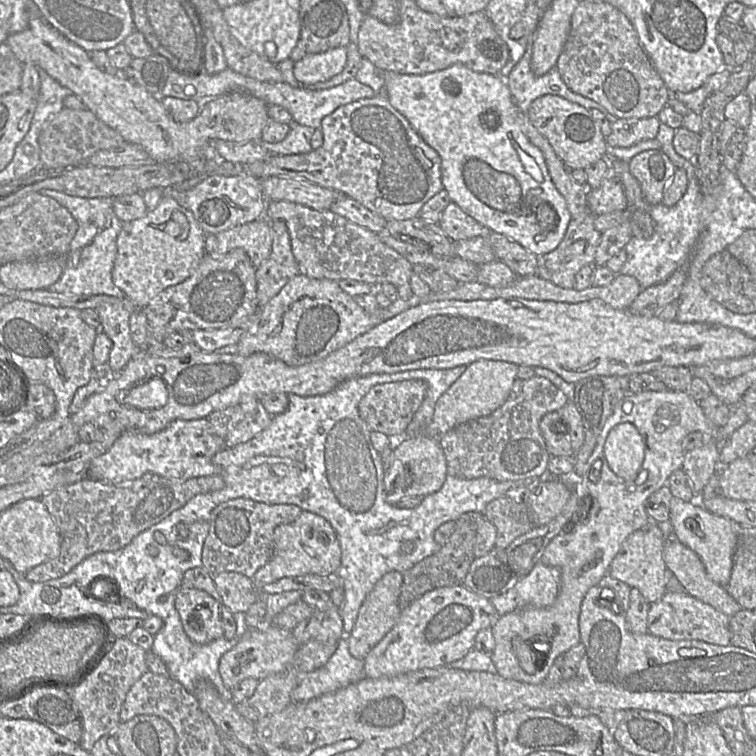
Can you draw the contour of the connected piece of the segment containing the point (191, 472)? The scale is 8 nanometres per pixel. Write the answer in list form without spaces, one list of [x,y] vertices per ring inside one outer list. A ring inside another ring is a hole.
[[[207,418],[170,422],[165,429],[154,434],[124,431],[114,444],[102,455],[92,459],[87,477],[107,483],[127,483],[140,478],[145,473],[155,473],[168,479],[187,480],[189,478],[218,474],[218,467],[212,462],[213,456],[225,448],[222,438],[217,436]]]

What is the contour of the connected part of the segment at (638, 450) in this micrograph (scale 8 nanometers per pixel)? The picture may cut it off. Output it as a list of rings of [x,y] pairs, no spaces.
[[[629,422],[614,426],[606,438],[604,455],[617,476],[634,481],[645,456],[645,444],[637,428]]]

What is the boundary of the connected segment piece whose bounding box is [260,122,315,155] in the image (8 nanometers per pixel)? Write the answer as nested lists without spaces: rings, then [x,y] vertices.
[[[291,122],[288,125],[290,130],[283,140],[276,143],[260,140],[261,146],[275,155],[306,154],[311,152],[310,141],[315,129],[296,122]]]

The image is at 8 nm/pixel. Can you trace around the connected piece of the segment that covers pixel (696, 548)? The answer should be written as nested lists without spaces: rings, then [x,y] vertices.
[[[674,496],[670,501],[669,521],[673,526],[673,537],[699,556],[713,582],[725,587],[730,580],[733,555],[737,546],[733,522],[709,512],[698,499],[686,502]]]

